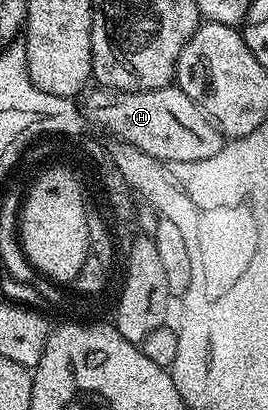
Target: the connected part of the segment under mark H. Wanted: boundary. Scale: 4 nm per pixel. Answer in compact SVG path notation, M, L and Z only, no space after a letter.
M179 87L167 89L151 89L145 93L118 93L115 94L114 102L90 100L88 109L86 105L86 117L89 122L101 125L104 129L110 129L113 133L122 137L129 145L140 149L146 155L154 155L158 159L167 161L197 161L198 159L210 159L210 155L217 153L222 144L222 134L216 128L211 117L199 109Z

